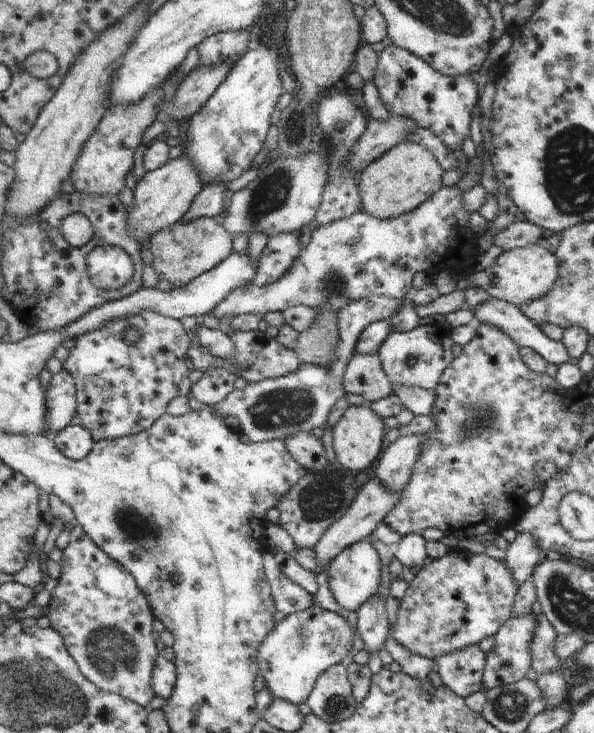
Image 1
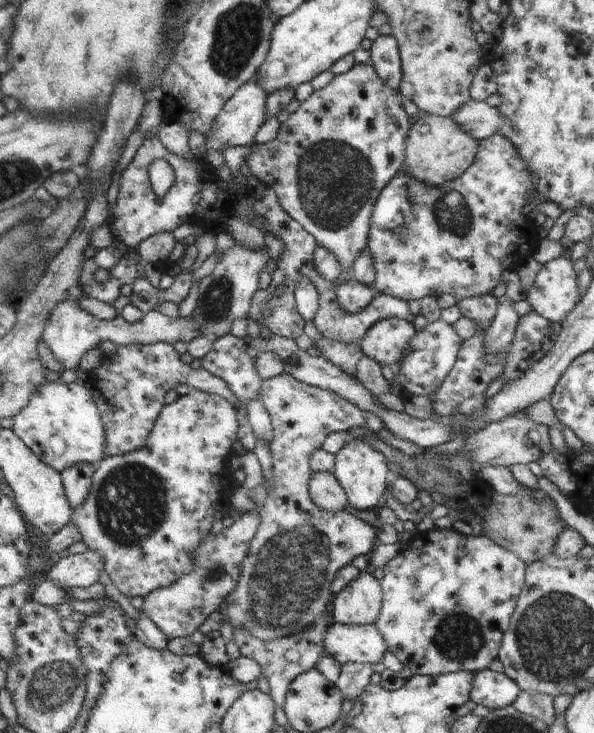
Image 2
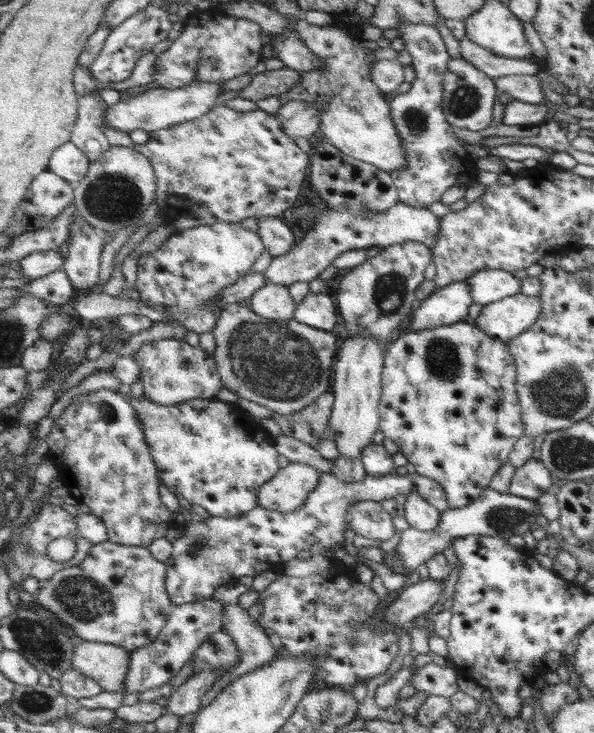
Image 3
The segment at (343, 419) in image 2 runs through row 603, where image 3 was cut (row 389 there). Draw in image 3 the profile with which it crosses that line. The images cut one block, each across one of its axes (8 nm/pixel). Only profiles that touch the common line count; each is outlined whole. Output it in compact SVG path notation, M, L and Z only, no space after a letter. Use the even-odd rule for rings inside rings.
M229 304L225 306L219 318L219 326L215 326L211 334L215 336L215 360L225 390L237 394L237 398L243 398L247 402L271 410L273 416L275 414L291 416L303 412L307 406L315 404L317 398L321 398L325 392L333 390L335 362L339 358L339 350L343 344L333 332L307 326L305 322L299 322L295 318L271 320L243 304Z

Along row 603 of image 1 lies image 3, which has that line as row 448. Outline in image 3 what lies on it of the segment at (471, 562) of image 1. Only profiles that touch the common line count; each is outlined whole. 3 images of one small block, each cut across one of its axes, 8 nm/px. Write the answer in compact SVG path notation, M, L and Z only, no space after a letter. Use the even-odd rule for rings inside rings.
M461 320L461 322L453 322L447 326L429 328L429 330L411 330L411 332L405 330L385 348L385 358L387 358L387 362L383 366L383 406L379 406L379 412L383 412L383 428L381 428L383 436L393 438L397 442L397 446L401 448L401 452L407 458L407 464L411 464L415 468L415 474L429 478L443 488L449 510L469 506L471 502L475 502L475 498L479 498L479 494L483 490L489 488L489 482L491 482L491 478L495 478L495 472L503 464L509 462L509 454L525 430L521 406L519 406L519 398L517 398L517 386L515 386L517 372L515 372L511 354L507 354L507 344L487 336L485 332L479 330L479 326L473 326L469 320Z

